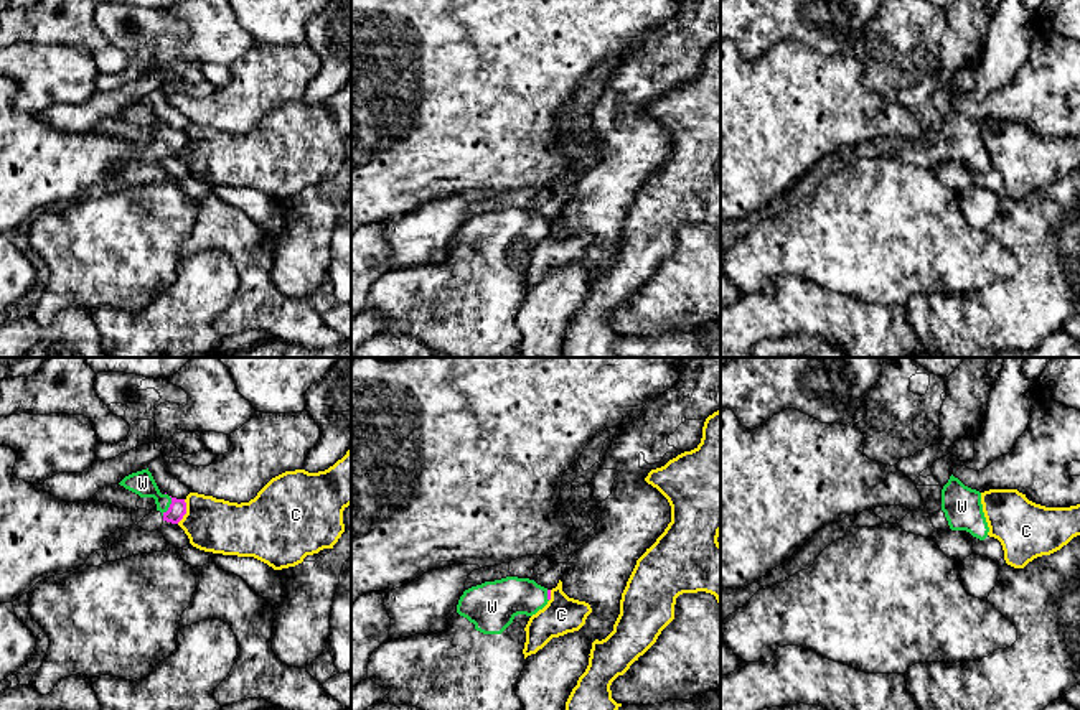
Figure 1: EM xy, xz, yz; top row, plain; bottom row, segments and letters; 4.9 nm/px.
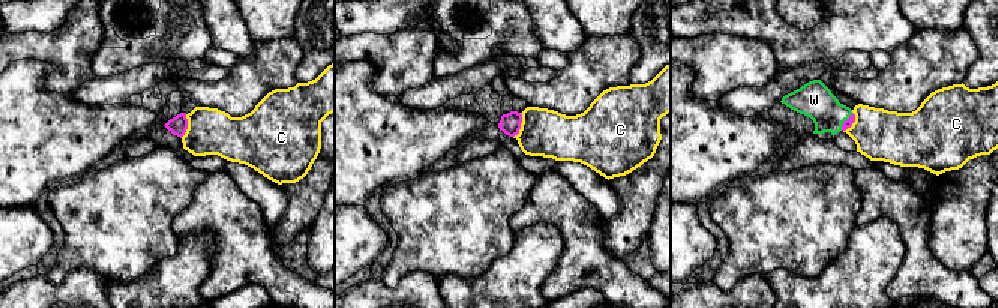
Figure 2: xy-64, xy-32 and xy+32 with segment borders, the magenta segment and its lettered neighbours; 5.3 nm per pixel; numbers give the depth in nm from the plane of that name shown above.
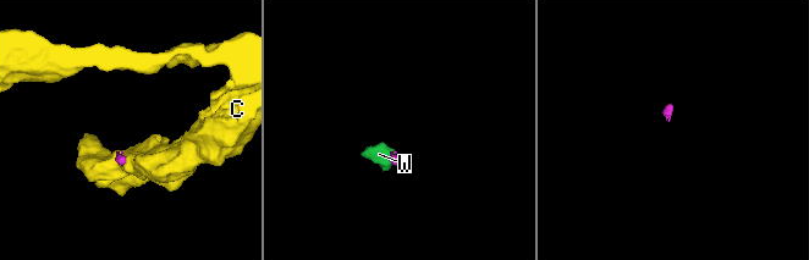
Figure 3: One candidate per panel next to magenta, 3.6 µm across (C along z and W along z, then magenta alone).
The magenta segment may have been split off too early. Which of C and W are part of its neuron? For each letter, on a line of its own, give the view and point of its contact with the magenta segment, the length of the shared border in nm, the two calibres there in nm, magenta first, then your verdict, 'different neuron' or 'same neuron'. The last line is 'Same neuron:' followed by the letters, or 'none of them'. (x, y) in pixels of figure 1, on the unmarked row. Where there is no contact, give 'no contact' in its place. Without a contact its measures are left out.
C: contact xy (185, 142); length 130 nm; calibres 90 and 260 nm; different neuron
W: contact xy (170, 137); length 100 nm; calibres 90 and 120 nm; same neuron
Same neuron: W

